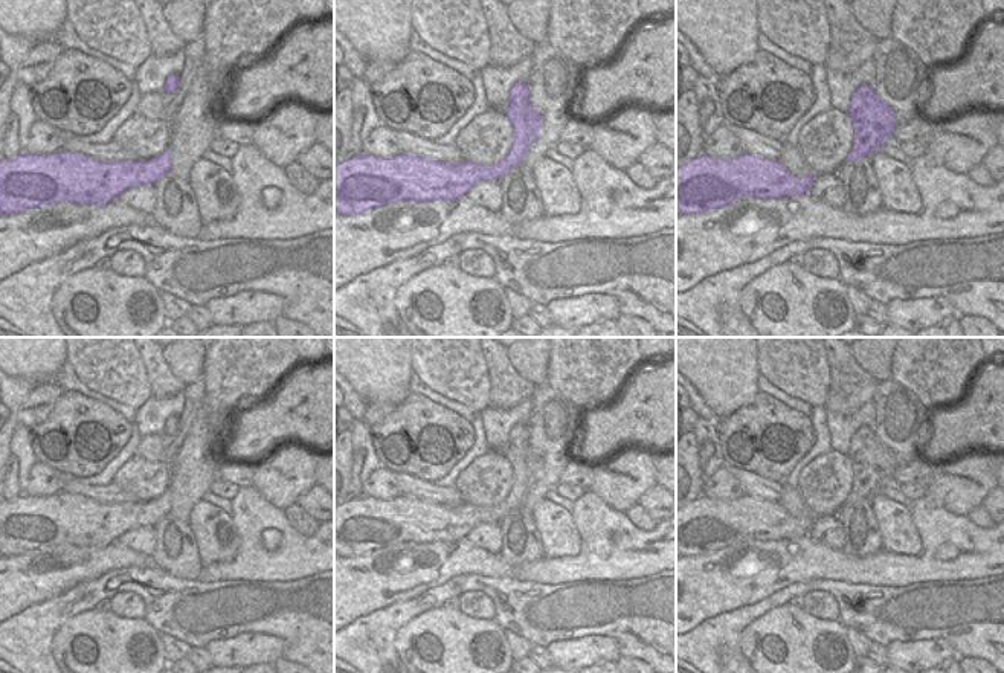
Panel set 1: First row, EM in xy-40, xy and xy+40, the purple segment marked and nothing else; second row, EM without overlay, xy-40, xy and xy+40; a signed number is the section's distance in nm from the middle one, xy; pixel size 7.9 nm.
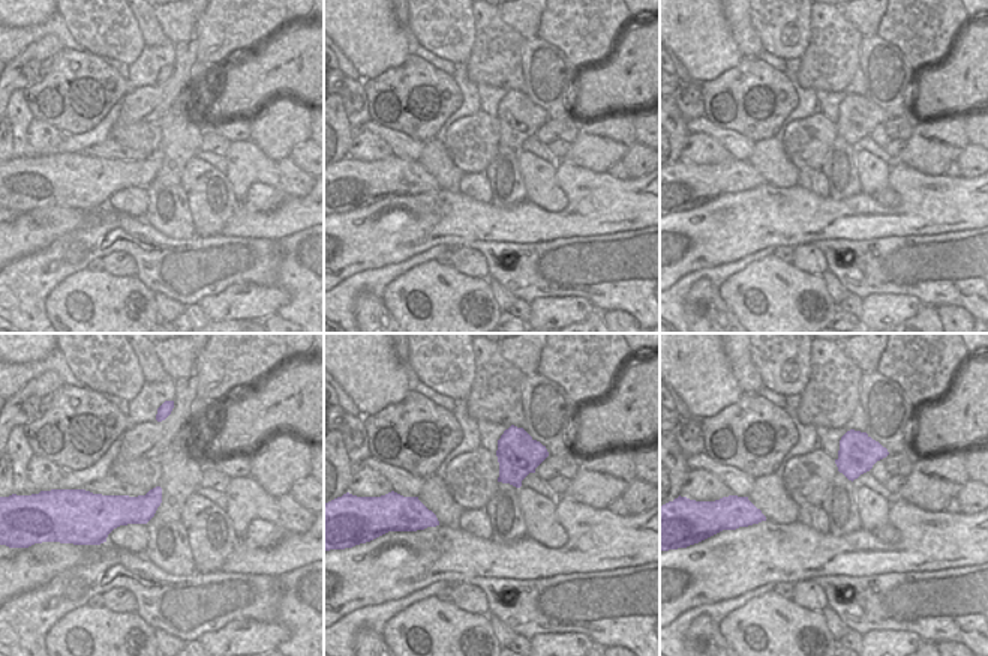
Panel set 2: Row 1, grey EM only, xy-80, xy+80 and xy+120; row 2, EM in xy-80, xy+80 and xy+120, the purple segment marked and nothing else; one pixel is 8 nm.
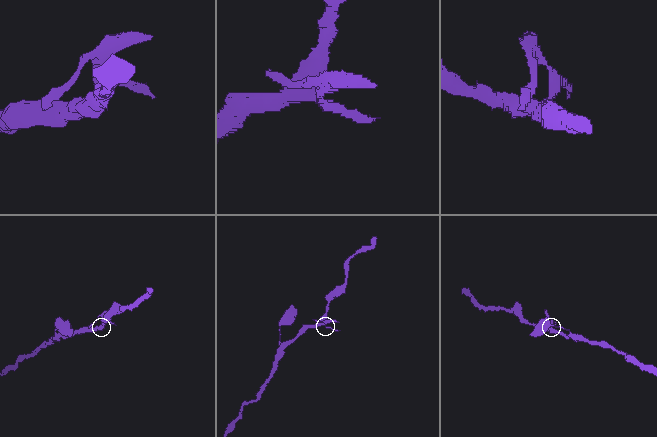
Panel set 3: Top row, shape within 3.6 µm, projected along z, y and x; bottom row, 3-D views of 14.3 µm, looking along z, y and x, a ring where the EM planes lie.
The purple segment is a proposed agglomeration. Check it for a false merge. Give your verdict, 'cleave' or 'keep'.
cleave

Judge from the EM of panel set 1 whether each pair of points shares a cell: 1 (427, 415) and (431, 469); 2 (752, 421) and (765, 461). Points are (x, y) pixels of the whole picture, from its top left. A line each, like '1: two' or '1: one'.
1: one
2: one

